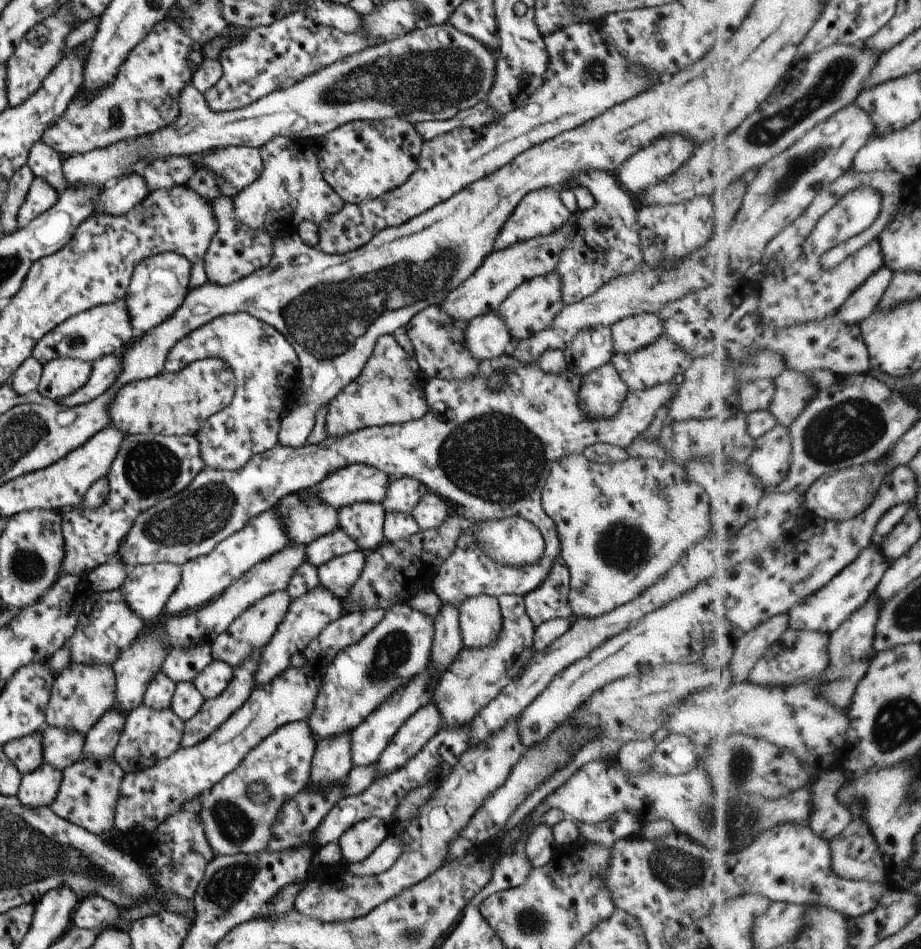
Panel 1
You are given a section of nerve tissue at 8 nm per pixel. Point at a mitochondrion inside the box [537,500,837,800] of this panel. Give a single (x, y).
(623, 545)

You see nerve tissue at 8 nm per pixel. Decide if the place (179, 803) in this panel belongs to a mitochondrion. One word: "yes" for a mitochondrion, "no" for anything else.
no

